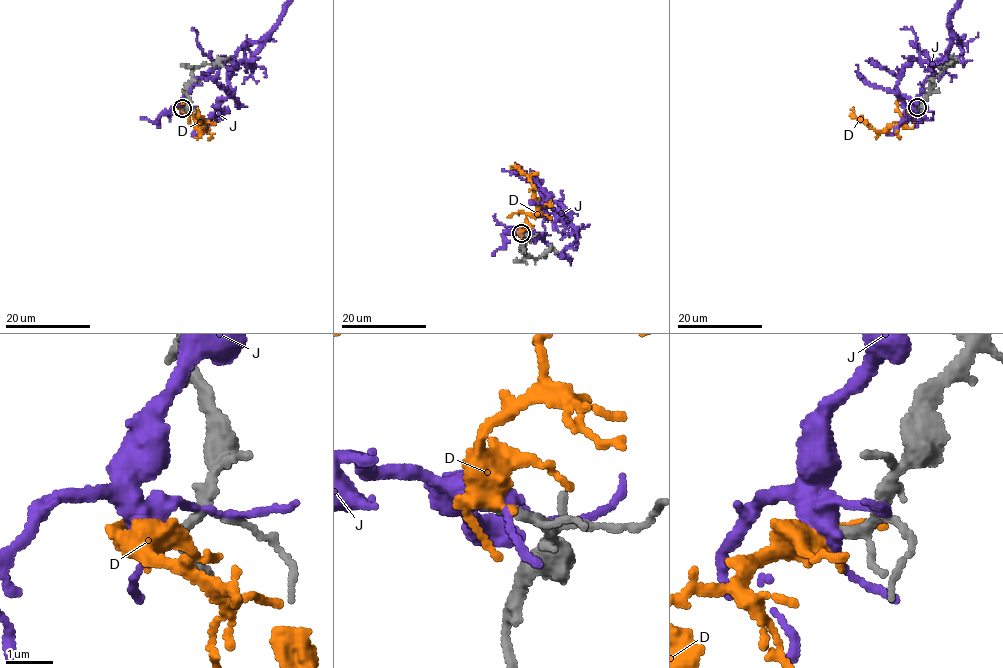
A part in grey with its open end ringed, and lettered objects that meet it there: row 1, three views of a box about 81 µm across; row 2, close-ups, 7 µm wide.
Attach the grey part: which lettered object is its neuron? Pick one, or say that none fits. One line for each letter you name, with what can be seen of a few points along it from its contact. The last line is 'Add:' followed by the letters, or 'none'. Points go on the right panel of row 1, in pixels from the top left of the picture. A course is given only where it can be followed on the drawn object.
D: course (917, 108), (903, 113), (902, 123), (883, 132), (877, 132), (855, 116), (852, 107)
Add: D

